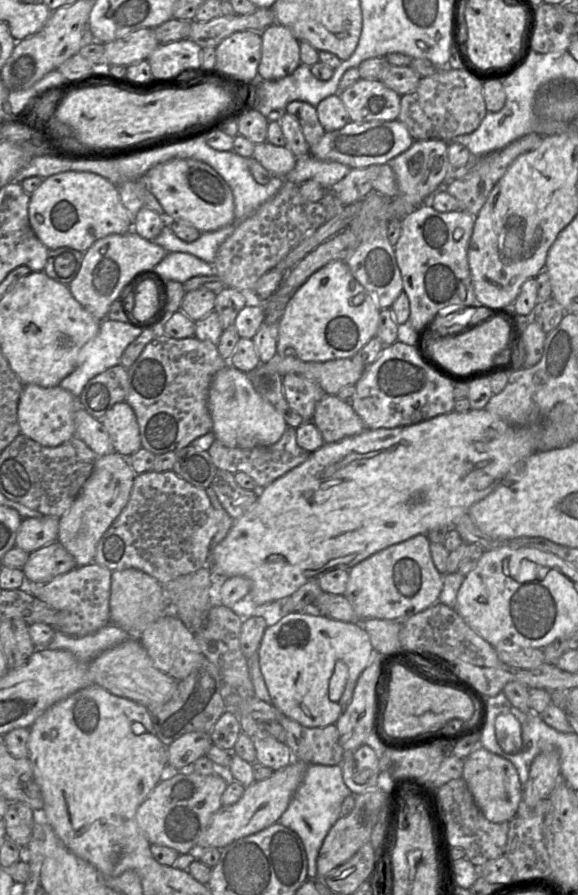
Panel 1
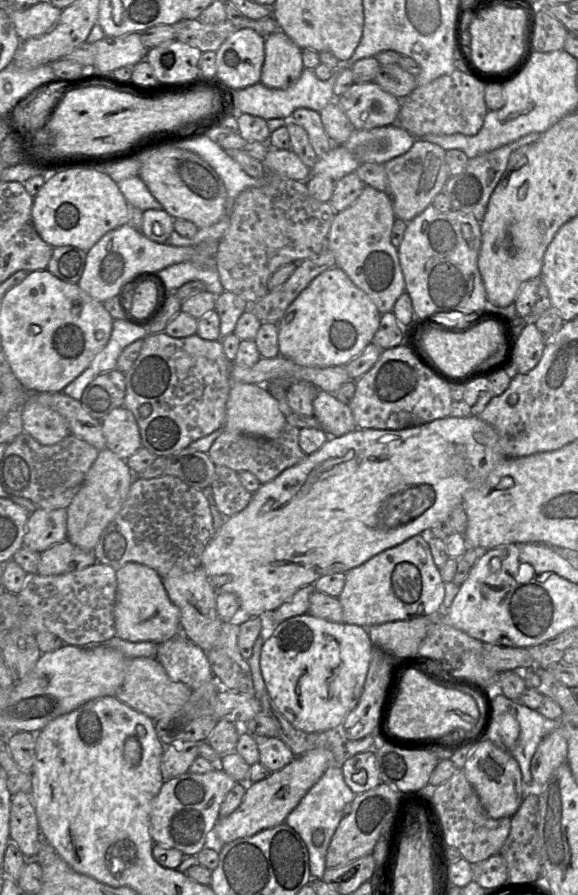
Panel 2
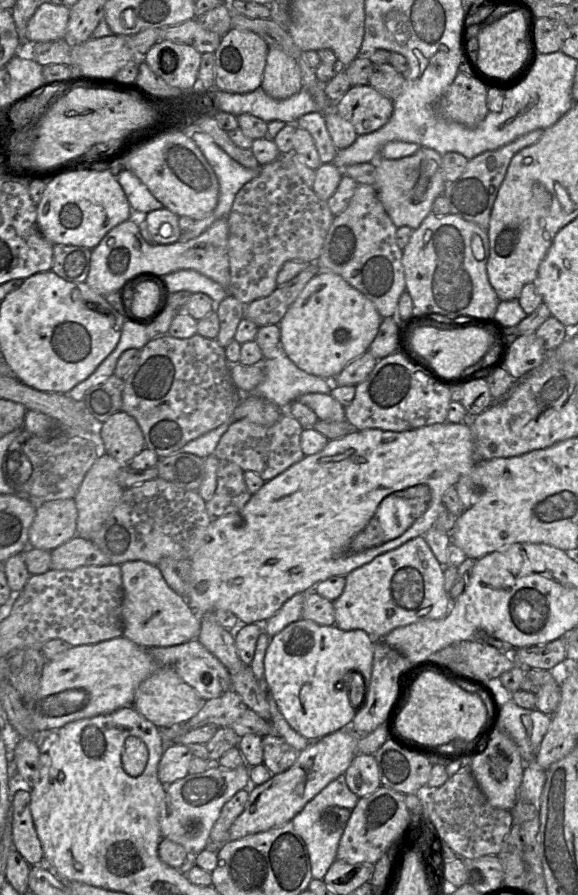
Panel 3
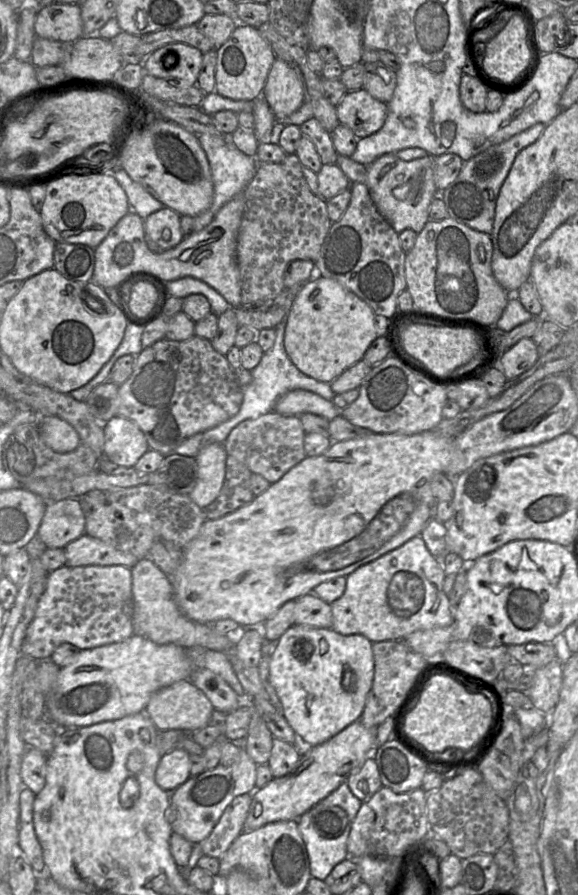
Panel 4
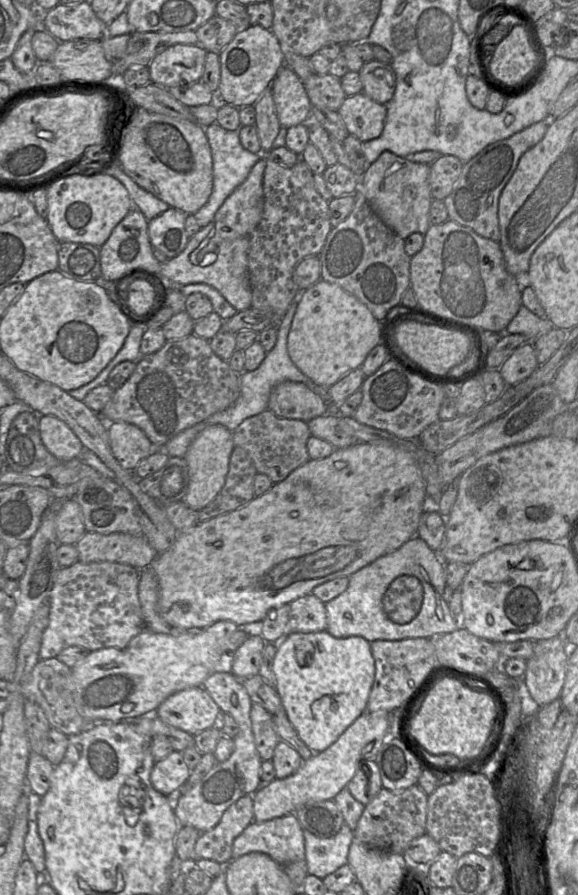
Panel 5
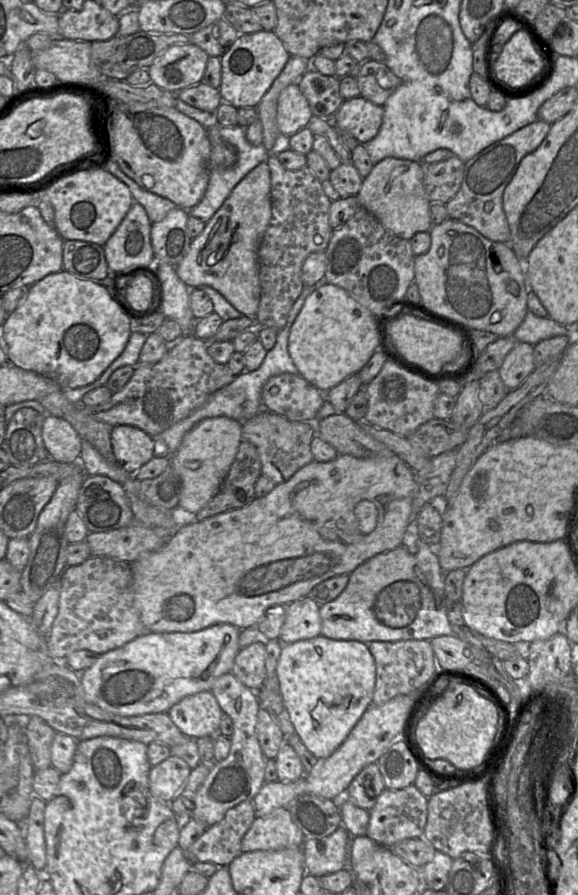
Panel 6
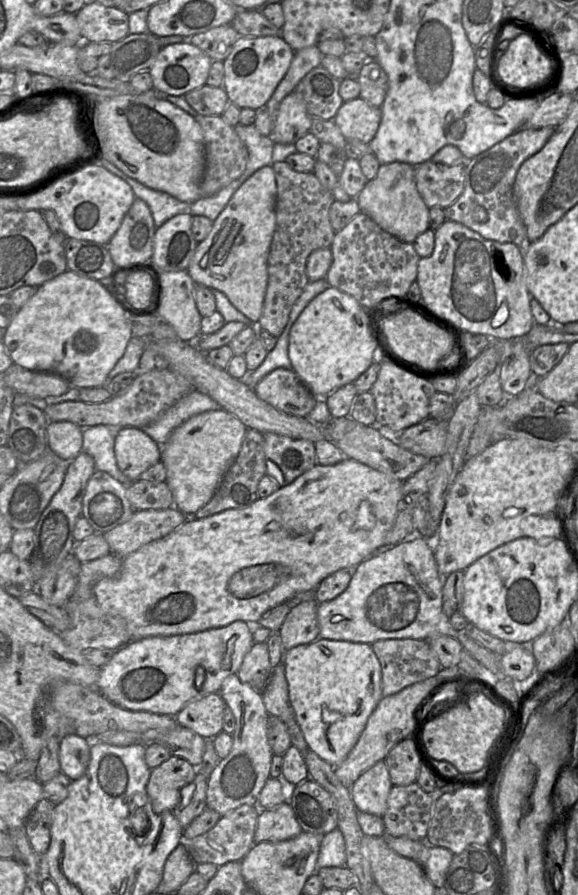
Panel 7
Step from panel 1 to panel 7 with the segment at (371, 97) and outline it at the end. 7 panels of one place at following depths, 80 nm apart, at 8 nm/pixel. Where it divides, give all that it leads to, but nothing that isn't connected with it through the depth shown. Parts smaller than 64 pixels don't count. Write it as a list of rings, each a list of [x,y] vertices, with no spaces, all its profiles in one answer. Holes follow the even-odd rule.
[[[358,97],[343,102],[334,122],[346,139],[356,139],[369,144],[378,132],[381,119],[381,108]]]

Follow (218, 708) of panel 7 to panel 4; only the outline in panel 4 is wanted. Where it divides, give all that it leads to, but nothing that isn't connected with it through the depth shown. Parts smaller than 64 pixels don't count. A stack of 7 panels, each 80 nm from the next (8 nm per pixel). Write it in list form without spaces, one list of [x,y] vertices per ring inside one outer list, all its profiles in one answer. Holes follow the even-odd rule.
[[[180,680],[155,692],[145,710],[158,730],[194,732],[207,726],[214,707],[190,680]]]

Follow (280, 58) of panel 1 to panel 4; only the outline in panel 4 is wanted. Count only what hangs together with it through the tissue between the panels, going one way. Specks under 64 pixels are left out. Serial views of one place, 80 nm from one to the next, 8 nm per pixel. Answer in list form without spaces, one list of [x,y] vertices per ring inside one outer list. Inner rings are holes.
[[[276,58],[271,66],[262,96],[276,121],[289,117],[305,102],[302,84],[296,72],[280,58]]]

